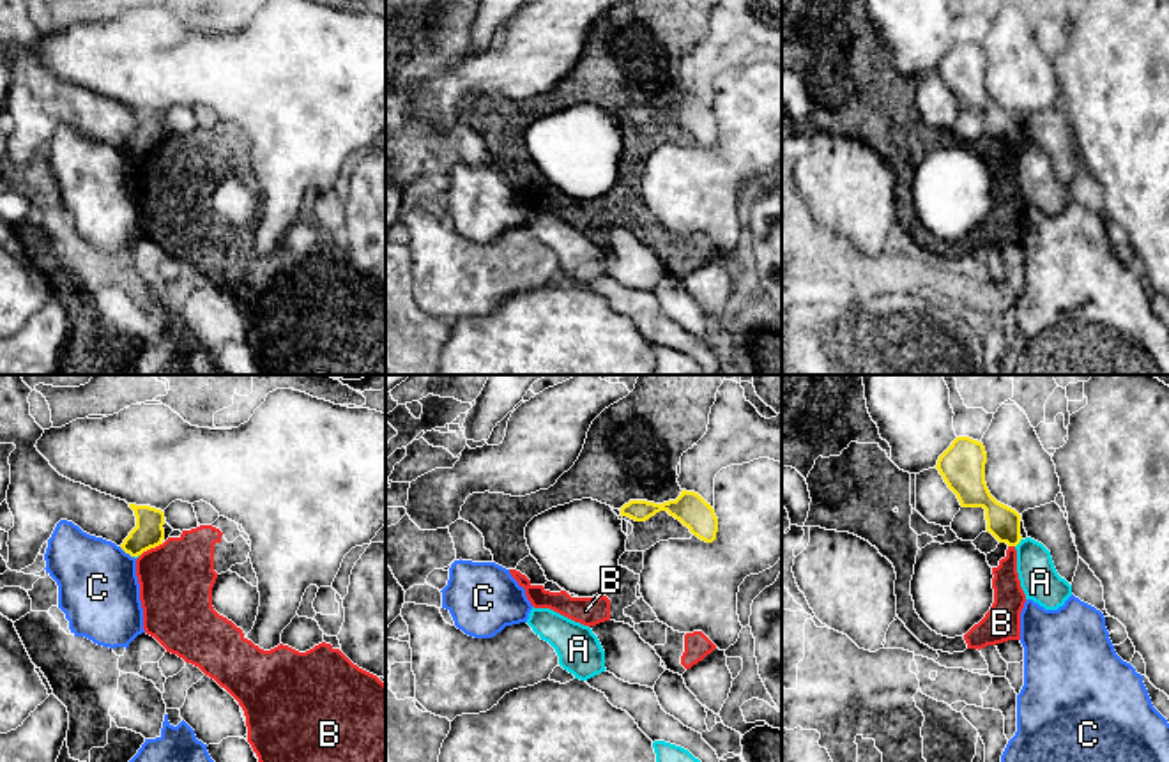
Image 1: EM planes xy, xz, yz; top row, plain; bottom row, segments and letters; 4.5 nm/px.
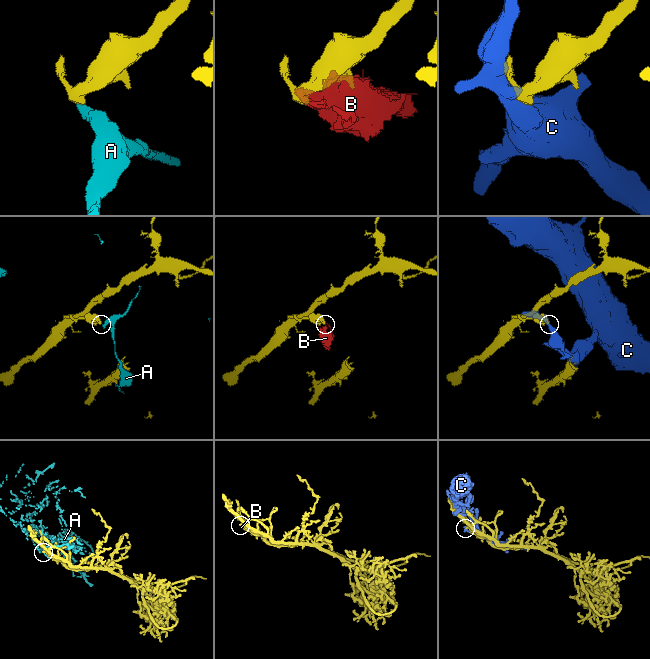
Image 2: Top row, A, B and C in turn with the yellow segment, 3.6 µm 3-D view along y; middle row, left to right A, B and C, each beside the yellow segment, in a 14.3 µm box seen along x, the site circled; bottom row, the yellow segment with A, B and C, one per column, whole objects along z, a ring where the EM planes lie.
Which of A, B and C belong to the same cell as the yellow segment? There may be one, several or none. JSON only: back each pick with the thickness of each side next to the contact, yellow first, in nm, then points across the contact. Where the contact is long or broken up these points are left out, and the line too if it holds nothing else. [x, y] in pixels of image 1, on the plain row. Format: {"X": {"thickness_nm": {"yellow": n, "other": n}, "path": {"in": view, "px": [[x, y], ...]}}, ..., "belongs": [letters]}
{"belongs": []}

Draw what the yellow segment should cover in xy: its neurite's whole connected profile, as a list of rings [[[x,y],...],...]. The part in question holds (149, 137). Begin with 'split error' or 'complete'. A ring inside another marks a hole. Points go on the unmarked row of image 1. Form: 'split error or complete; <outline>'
complete; [[[129,108],[136,120],[136,131],[124,143],[120,152],[131,161],[163,149],[164,143],[164,117],[150,110]]]

